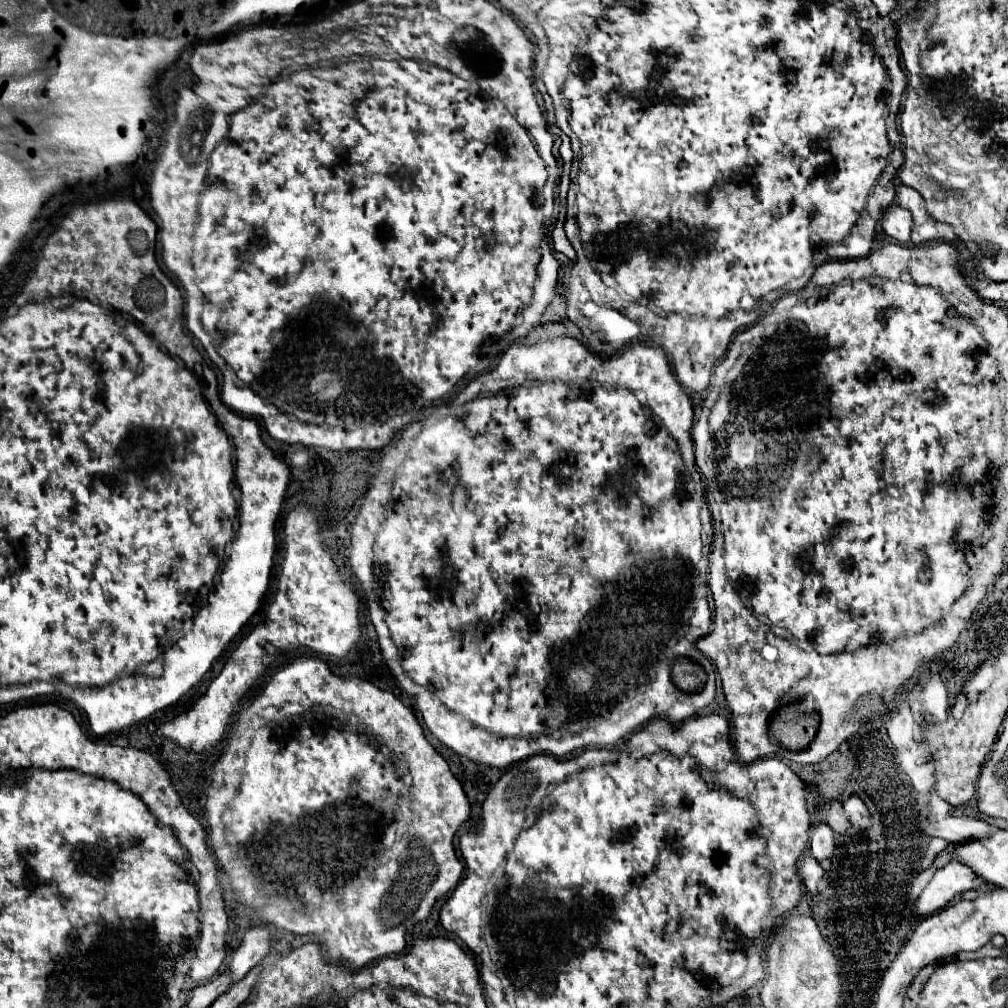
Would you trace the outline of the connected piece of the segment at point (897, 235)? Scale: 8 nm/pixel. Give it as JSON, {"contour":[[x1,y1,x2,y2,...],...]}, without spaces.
{"contour":[[893,204,889,210,885,210,883,230,887,236,895,238,897,242,907,244,911,242,911,228,913,228,913,216,905,208]]}

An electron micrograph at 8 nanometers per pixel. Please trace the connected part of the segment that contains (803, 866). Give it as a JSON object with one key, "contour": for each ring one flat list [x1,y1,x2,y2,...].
{"contour":[[805,856,799,864,799,874,803,878,803,884,809,894,817,894,817,884,823,878,823,868,813,856]]}

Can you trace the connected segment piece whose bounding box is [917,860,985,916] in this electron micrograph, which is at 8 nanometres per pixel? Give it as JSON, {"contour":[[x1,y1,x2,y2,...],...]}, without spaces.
{"contour":[[951,860,941,870,935,872,933,880,921,892,917,900,917,914,929,916,941,908,945,908,957,894,967,890,977,890,985,884,969,866,959,860]]}

